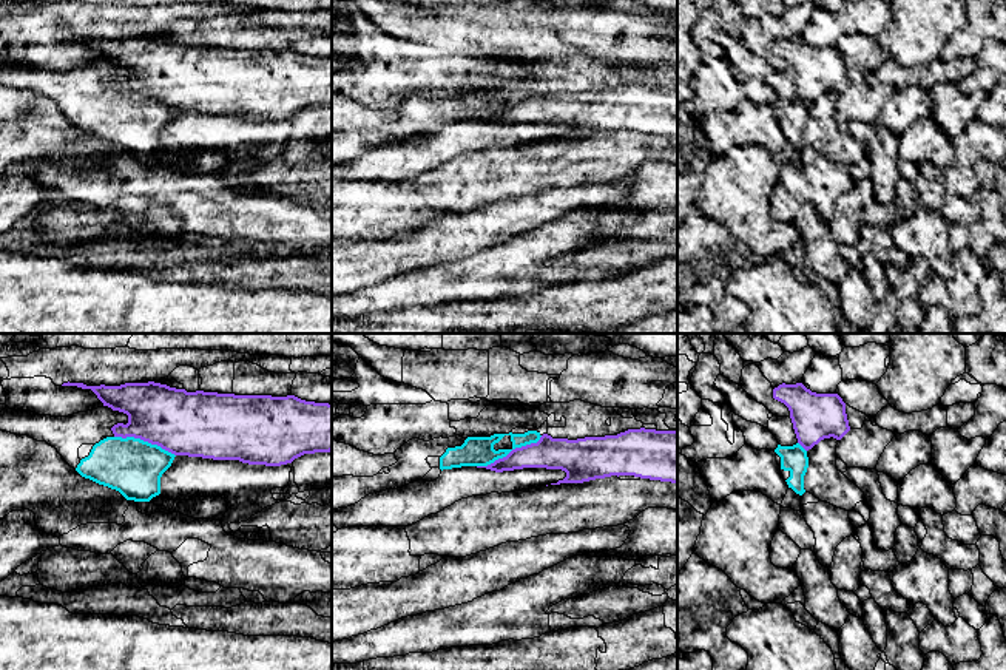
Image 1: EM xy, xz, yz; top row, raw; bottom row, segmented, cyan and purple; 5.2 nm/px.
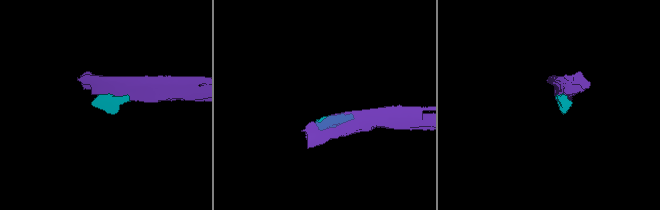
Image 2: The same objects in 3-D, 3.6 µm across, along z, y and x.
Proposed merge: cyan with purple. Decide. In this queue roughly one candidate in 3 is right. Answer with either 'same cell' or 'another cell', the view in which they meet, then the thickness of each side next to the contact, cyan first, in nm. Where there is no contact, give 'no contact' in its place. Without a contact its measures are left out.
another cell | xz | 160/160 nm

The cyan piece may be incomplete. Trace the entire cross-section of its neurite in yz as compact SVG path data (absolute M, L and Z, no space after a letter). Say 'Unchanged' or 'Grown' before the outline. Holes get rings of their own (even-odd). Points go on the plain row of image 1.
Grown. M799 99L781 100L775 103L776 116L781 120L781 128L796 148L802 150L804 144L804 130L809 122L807 105Z

